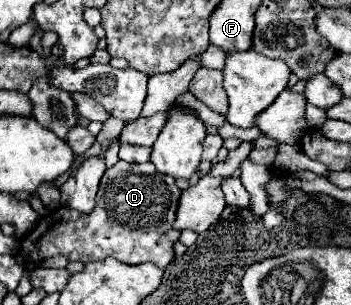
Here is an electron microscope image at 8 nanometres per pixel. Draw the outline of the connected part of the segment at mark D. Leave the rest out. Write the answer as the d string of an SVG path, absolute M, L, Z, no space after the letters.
M117 161L101 179L95 211L85 215L67 207L57 209L23 237L21 257L65 255L83 263L89 263L91 257L115 257L131 265L151 261L165 269L175 257L173 245L181 235L181 231L173 229L179 197L181 189L175 185L175 179L161 175L155 165Z

